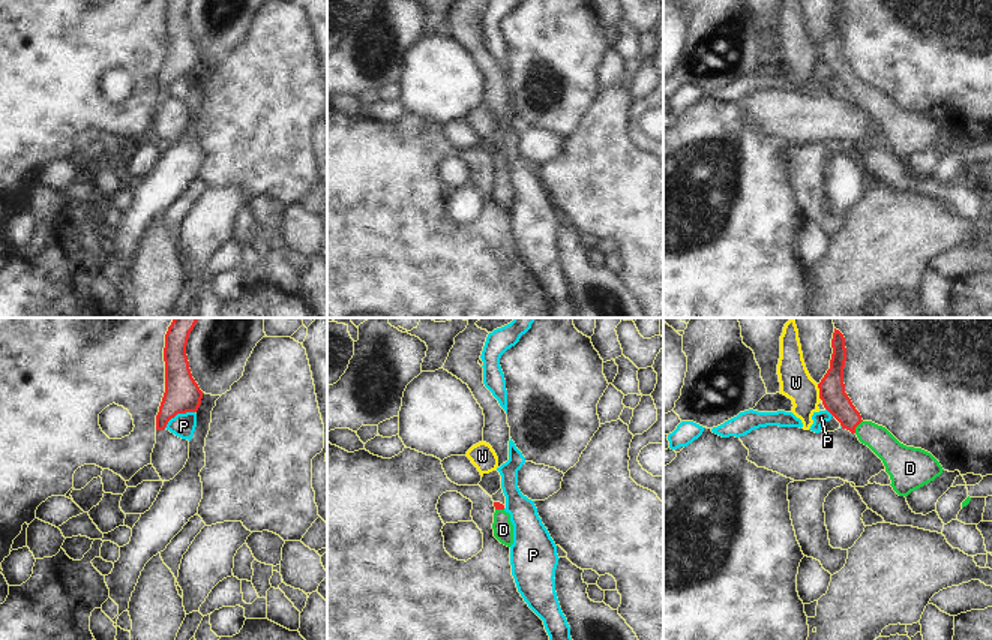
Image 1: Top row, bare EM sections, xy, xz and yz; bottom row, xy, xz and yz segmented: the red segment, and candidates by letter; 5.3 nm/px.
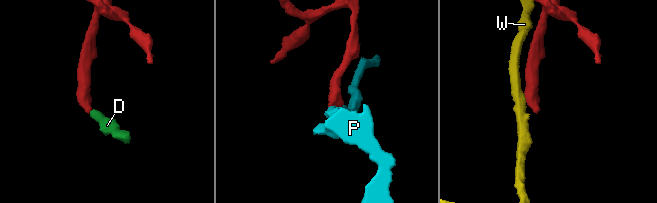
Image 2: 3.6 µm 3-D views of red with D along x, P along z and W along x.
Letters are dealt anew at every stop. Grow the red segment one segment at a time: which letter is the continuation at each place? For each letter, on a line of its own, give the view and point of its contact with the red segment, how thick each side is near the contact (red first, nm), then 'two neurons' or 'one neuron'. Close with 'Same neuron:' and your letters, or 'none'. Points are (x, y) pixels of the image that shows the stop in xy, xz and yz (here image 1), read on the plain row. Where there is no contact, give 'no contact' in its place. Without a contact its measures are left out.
D: meets red in yz at (857, 89); 140 nm thick on the red side, 140 nm on the other; one neuron
P: meets red in xy at (177, 77); 190 nm thick on the red side, 130 nm on the other; two neurons
W: meets red in yz at (820, 56); 140 nm thick on the red side, 170 nm on the other; two neurons
Same neuron: D

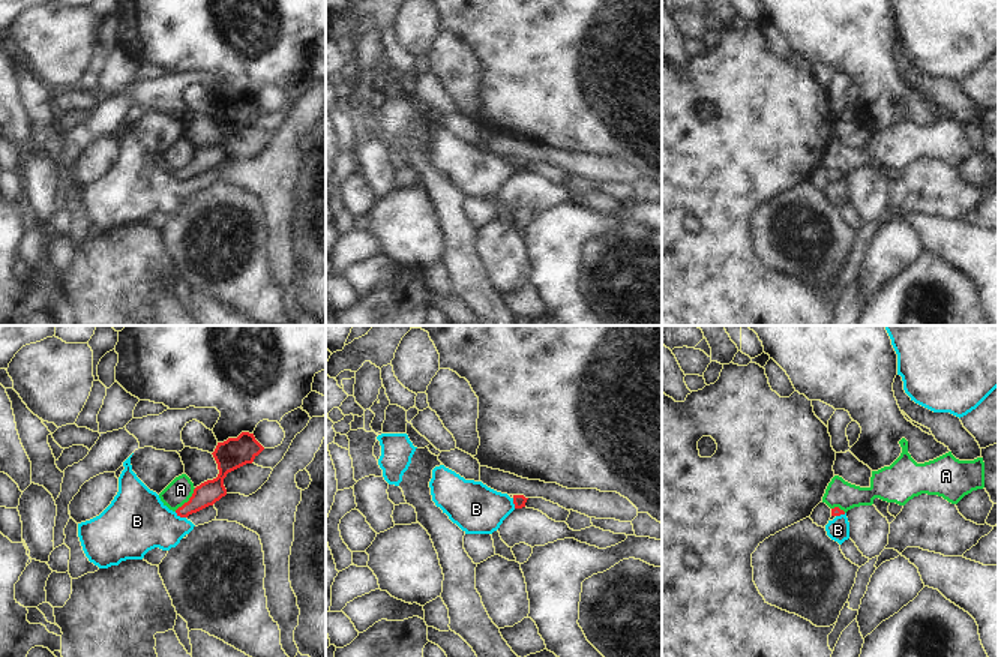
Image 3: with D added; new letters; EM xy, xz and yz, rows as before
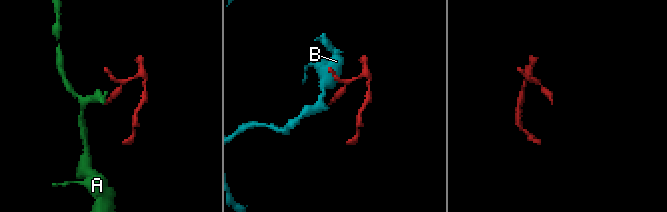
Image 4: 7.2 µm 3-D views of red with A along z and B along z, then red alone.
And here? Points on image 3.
A: meets red in xy at (188, 165); 120 nm thick on the red side, 140 nm on the other; two neurons
B: meets red in xy at (180, 180); 120 nm thick on the red side, 340 nm on the other; two neurons
Same neuron: none

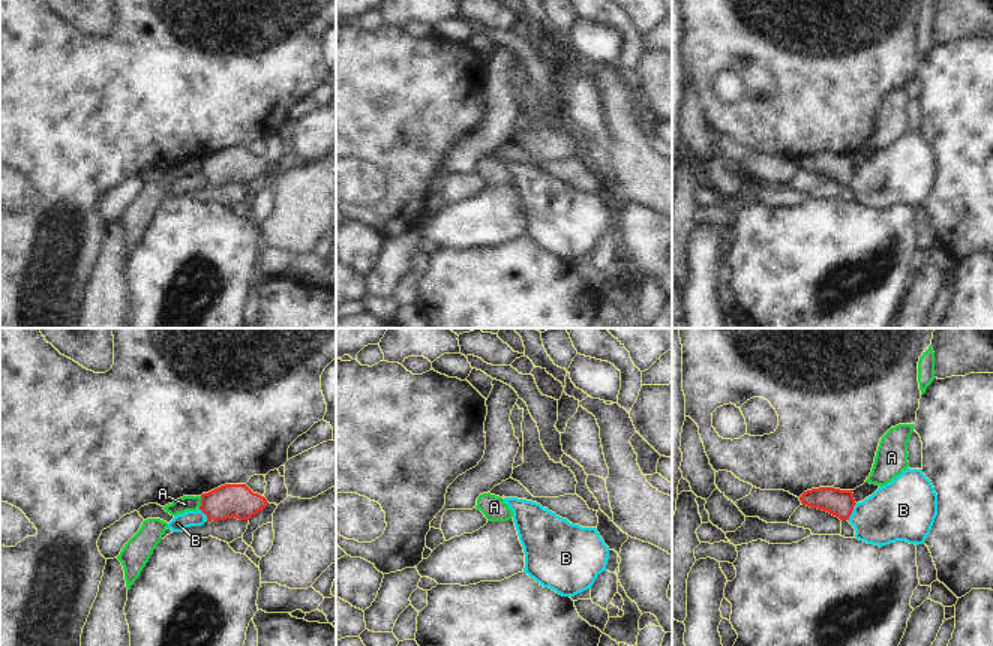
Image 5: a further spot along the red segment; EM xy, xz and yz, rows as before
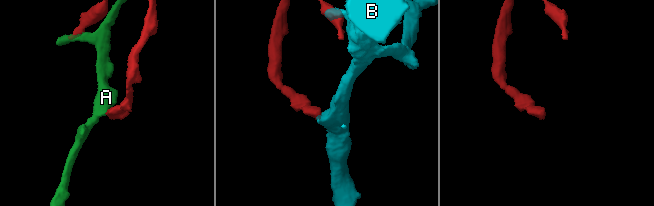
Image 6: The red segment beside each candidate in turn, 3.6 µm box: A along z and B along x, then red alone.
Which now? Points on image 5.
A: meets red in xy at (201, 167); 180 nm thick on the red side, 80 nm on the other; two neurons
B: meets red in yz at (851, 176); 140 nm thick on the red side, 320 nm on the other; two neurons
Same neuron: none

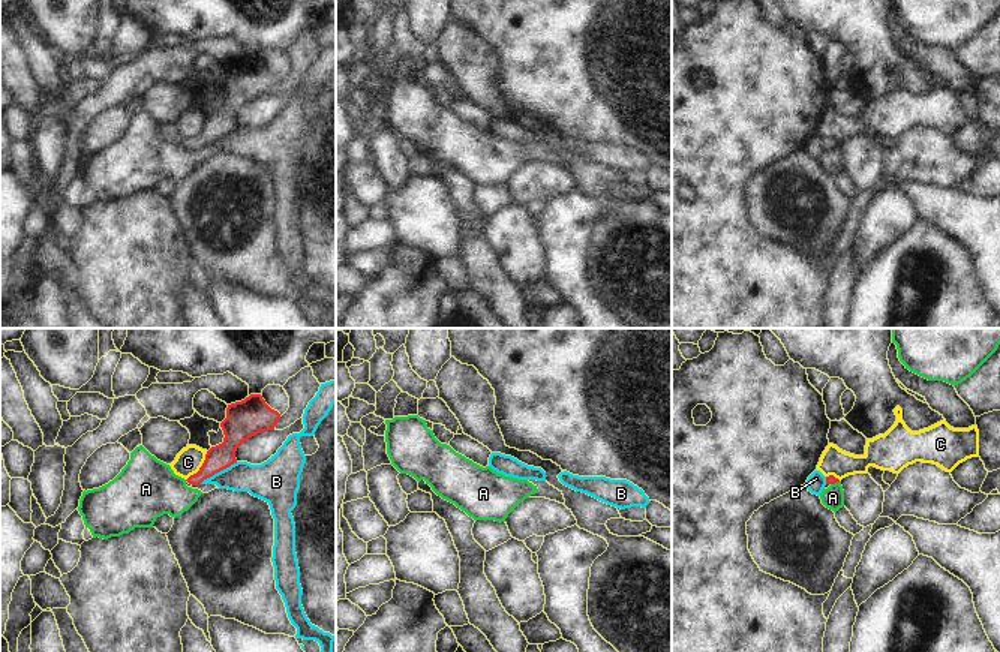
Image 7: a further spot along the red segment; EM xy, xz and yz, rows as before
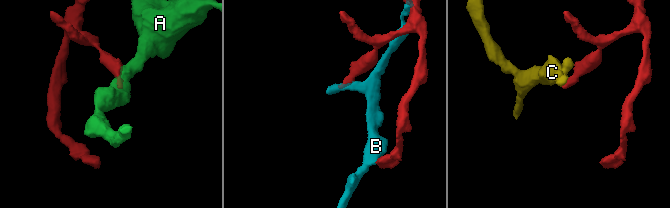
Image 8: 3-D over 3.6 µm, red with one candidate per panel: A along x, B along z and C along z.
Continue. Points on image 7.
A: meets red in yz at (835, 146); 50 nm thick on the red side, 120 nm on the other; two neurons
B: meets red in xy at (218, 135); 150 nm thick on the red side, 180 nm on the other; two neurons
C: meets red in xy at (201, 131); 140 nm thick on the red side, 140 nm on the other; two neurons
Same neuron: none

